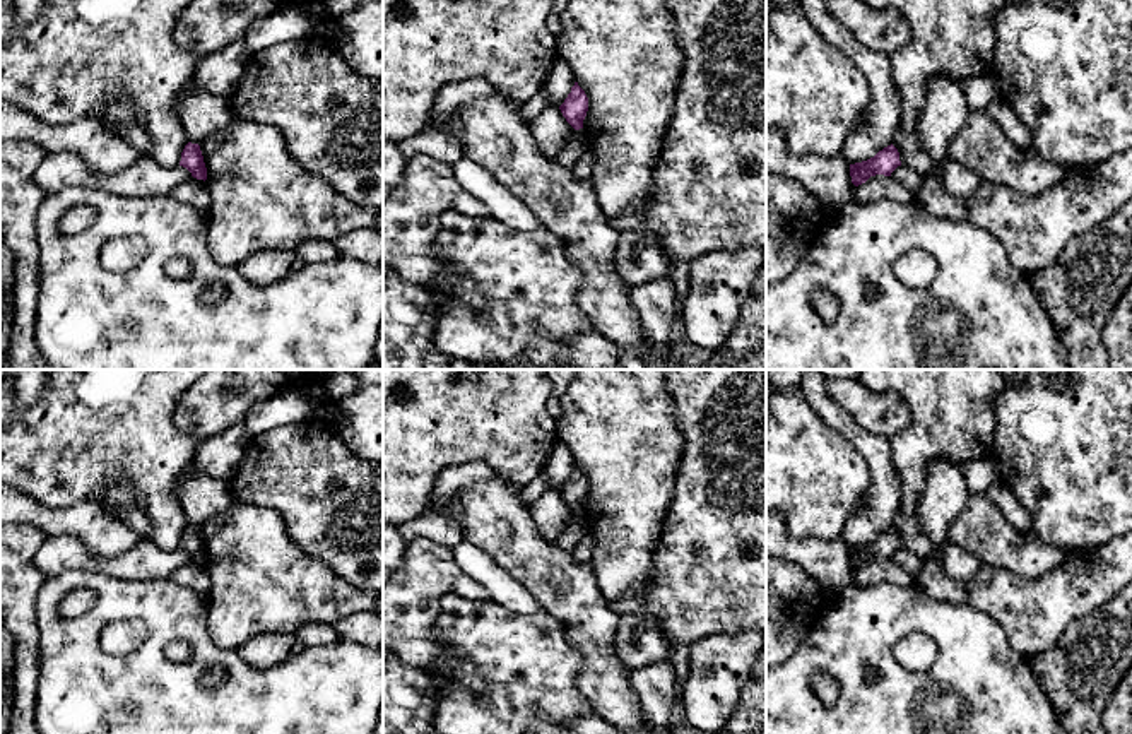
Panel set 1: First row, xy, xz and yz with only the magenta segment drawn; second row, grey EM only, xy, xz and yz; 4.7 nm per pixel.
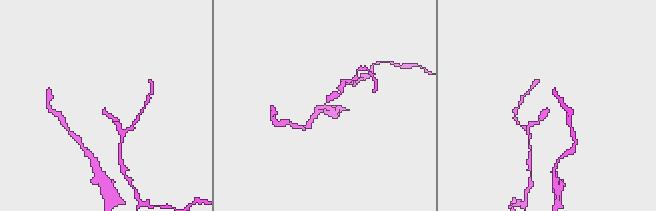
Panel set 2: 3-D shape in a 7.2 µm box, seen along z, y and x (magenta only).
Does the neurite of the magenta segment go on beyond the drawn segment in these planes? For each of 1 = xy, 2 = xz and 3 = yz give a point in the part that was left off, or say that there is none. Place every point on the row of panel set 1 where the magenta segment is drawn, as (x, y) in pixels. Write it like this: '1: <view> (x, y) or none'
1: none
2: none
3: none

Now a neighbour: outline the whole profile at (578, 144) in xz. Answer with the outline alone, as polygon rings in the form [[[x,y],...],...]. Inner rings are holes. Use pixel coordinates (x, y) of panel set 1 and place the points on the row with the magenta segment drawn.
[[[583,128],[575,130],[571,139],[561,149],[557,157],[554,159],[557,164],[564,168],[573,168],[576,161],[590,149],[588,135]]]

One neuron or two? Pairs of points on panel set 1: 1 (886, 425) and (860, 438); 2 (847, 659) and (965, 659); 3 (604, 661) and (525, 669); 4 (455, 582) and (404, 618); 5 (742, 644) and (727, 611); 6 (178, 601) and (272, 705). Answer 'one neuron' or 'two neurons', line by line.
1: two neurons
2: one neuron
3: two neurons
4: one neuron
5: two neurons
6: one neuron

